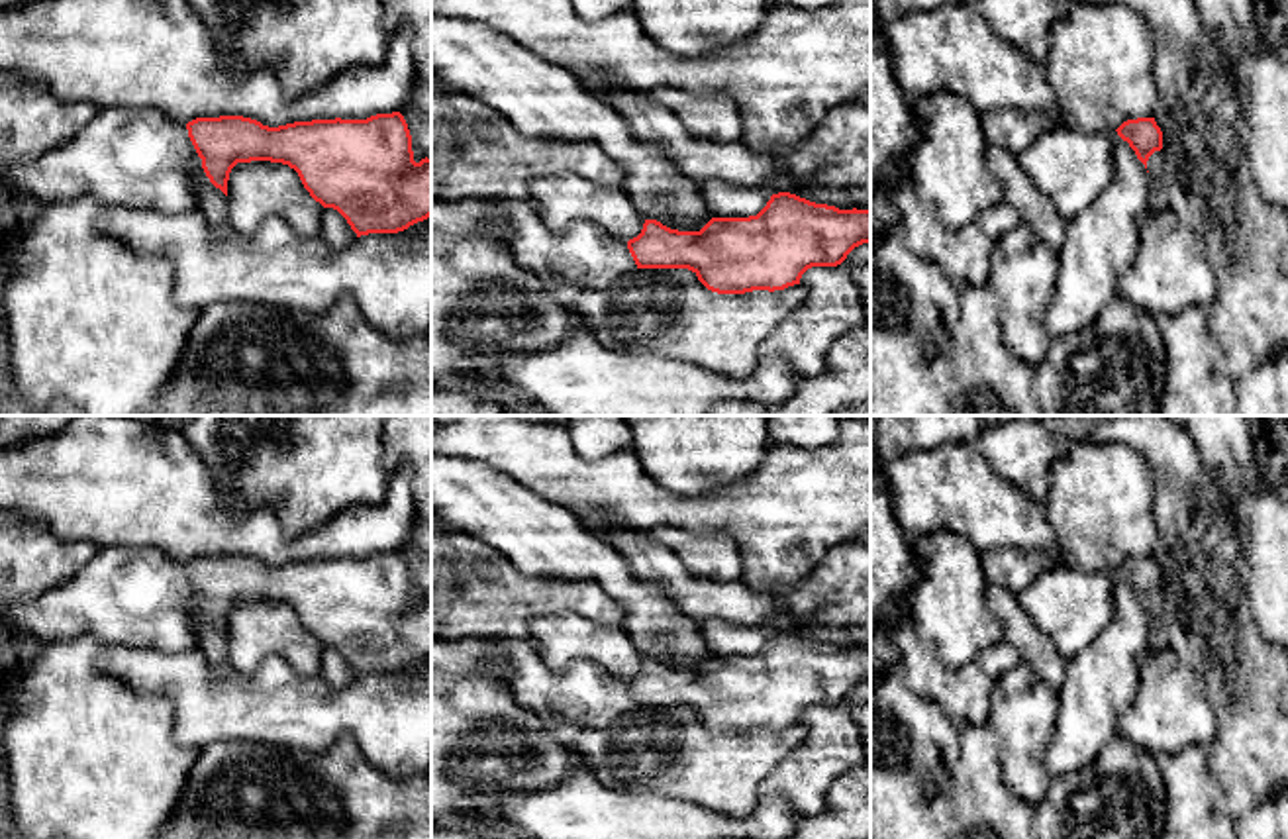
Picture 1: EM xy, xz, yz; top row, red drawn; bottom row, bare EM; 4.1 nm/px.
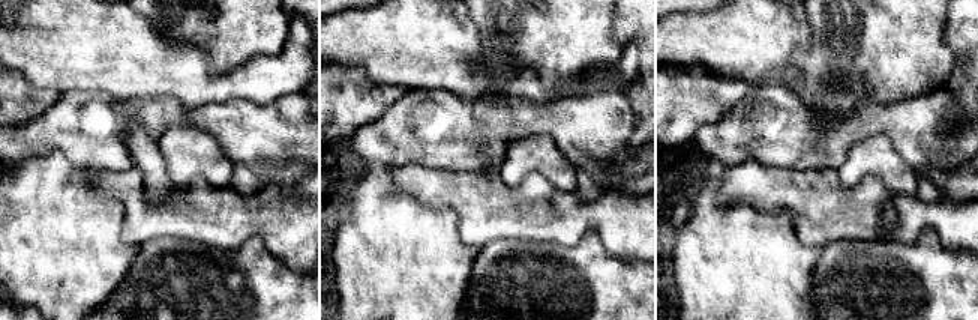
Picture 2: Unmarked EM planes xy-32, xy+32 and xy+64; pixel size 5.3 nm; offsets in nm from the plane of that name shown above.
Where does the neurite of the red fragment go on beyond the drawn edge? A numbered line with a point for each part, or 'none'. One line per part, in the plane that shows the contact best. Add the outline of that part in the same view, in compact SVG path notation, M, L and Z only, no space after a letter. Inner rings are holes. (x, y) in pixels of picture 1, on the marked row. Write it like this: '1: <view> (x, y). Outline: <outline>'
1: xy (126, 157). Outline: M102 108L71 141L31 161L0 165L0 196L27 206L92 196L108 208L186 214L198 210L192 174L202 169L186 123L153 108Z

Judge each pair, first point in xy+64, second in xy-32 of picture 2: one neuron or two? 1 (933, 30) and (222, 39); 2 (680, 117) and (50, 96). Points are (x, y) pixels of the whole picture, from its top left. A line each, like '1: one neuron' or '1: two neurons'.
1: one neuron
2: one neuron

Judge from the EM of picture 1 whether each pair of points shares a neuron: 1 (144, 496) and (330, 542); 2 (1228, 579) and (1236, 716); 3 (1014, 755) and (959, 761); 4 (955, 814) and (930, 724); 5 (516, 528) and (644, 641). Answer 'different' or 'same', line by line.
1: same
2: same
3: different
4: same
5: same

